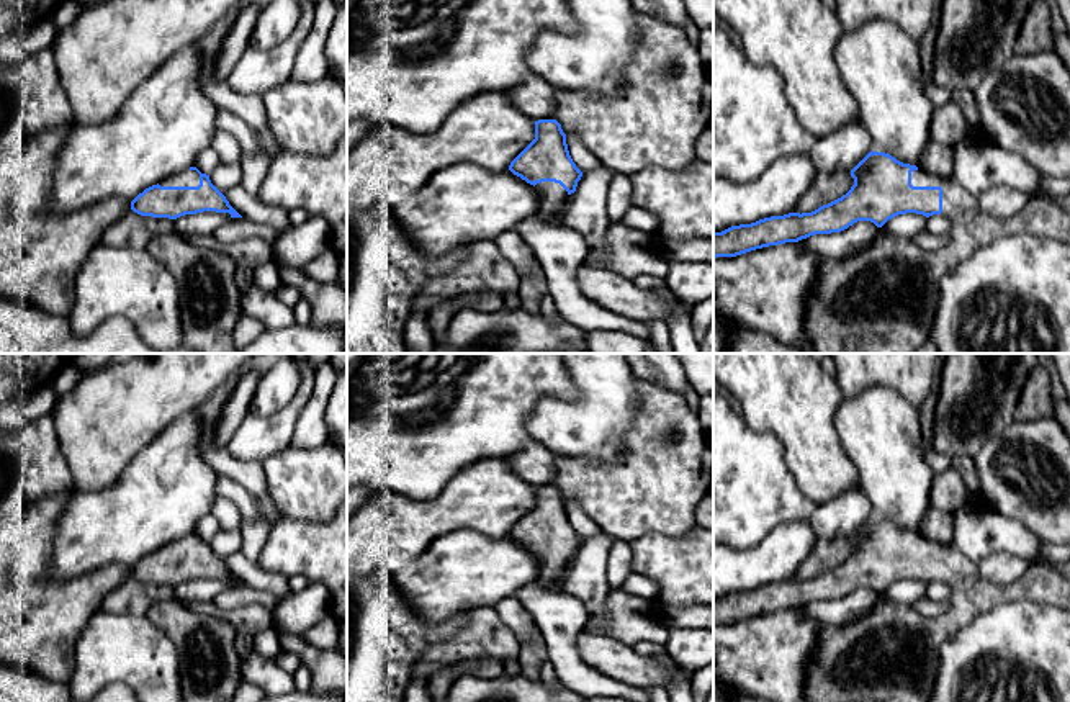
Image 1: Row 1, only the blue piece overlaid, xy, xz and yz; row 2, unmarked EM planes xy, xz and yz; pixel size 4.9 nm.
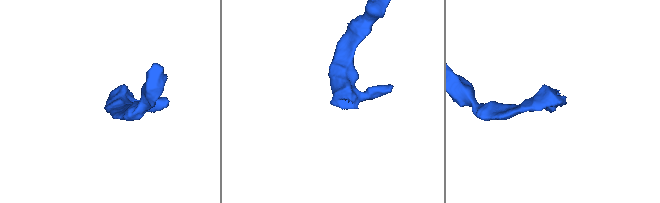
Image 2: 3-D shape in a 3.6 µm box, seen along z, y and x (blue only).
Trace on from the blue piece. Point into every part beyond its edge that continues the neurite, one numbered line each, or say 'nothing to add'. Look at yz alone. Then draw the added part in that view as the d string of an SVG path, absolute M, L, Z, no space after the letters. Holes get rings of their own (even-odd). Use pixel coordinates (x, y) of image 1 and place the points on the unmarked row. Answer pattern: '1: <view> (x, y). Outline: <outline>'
1: yz (890, 655). Outline: M923 537L911 538L913 553L942 555L942 583L951 587L949 609L939 617L924 617L910 604L877 602L864 617L844 627L823 623L818 633L816 648L805 671L805 702L929 702L937 673L939 648L944 641L969 625L975 617L1005 602L1032 601L1055 605L1070 612L1070 581L1054 565L1044 561L1029 566L1023 576L1006 586L990 583L978 574L978 565L969 560L951 543L942 545Z

